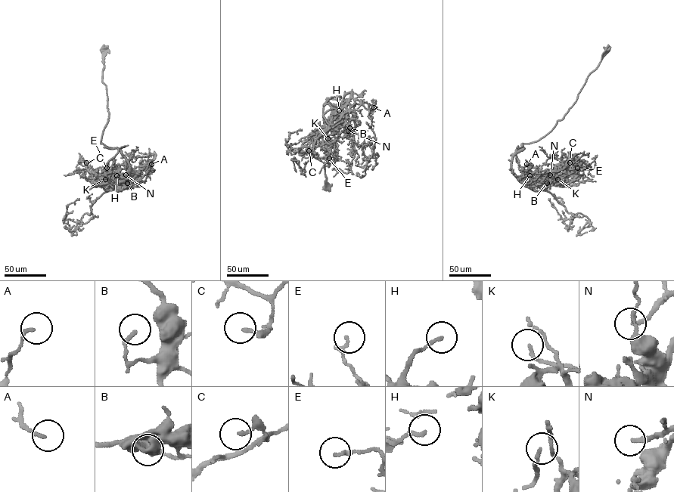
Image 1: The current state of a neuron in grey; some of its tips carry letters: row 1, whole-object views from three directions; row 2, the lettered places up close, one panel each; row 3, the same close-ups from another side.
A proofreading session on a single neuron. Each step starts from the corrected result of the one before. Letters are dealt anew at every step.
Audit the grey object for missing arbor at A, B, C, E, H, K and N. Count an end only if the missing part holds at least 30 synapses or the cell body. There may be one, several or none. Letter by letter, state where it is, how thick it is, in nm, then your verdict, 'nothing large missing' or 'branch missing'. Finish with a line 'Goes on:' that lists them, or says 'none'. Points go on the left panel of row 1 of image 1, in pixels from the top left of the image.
A: place (151, 164); calibre 150 nm; nothing large missing
B: place (127, 183); calibre 170 nm; nothing large missing
C: place (86, 162); calibre 150 nm; nothing large missing
E: place (107, 168); calibre 180 nm; branch missing
H: place (116, 175); calibre 160 nm; nothing large missing
K: place (105, 179); calibre 80 nm; nothing large missing
N: place (125, 174); calibre 200 nm; branch missing
Goes on: E, N

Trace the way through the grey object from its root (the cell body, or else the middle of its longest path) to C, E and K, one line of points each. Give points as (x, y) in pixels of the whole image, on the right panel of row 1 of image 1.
C: (607, 50), (563, 117), (538, 140), (522, 144), (511, 170), (524, 181), (541, 181), (555, 164), (569, 162)
E: (607, 50), (563, 117), (538, 140), (523, 143), (511, 162), (518, 178), (560, 187), (579, 174), (577, 168)
K: (607, 50), (563, 117), (538, 140), (523, 143), (512, 158), (511, 170), (518, 178), (547, 184), (557, 179)

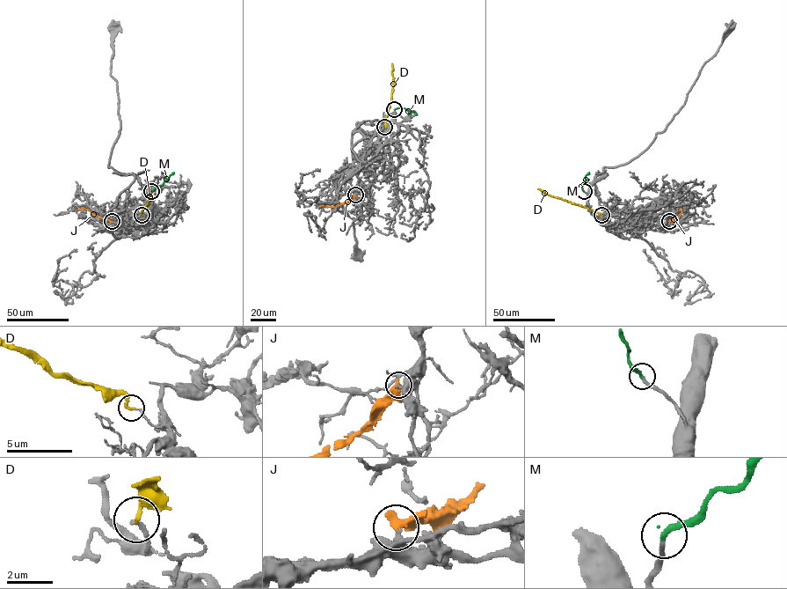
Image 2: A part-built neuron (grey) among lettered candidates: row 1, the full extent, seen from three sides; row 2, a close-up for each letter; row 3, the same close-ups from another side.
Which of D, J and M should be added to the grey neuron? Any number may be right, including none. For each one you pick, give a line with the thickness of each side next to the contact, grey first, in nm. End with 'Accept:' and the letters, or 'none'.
M: calibres 200 and 260 nm
Accept: M

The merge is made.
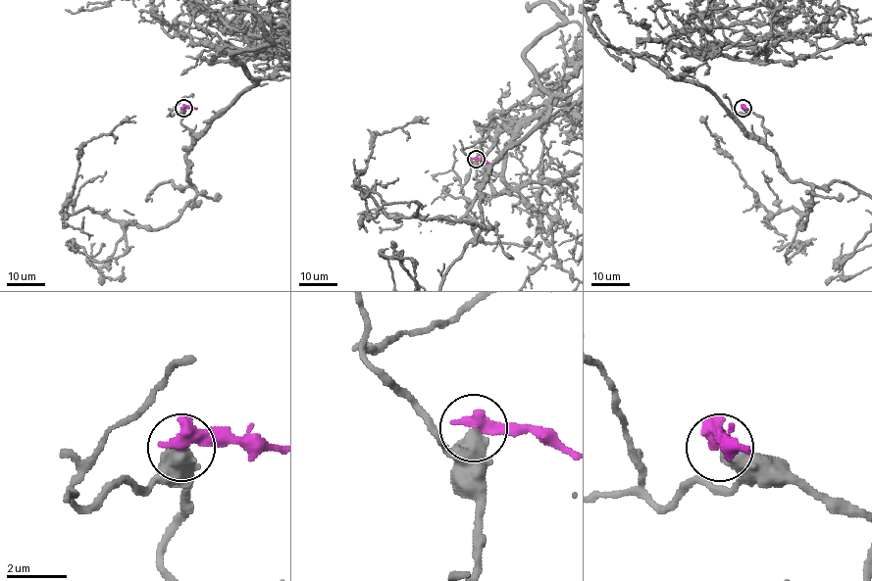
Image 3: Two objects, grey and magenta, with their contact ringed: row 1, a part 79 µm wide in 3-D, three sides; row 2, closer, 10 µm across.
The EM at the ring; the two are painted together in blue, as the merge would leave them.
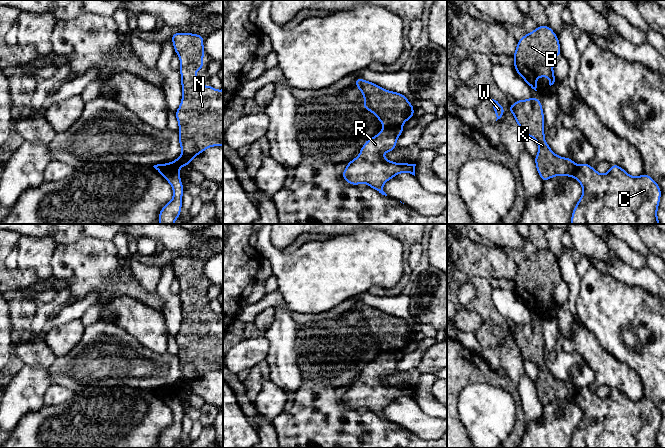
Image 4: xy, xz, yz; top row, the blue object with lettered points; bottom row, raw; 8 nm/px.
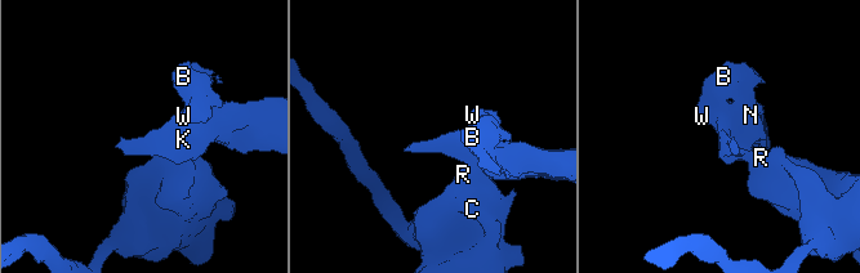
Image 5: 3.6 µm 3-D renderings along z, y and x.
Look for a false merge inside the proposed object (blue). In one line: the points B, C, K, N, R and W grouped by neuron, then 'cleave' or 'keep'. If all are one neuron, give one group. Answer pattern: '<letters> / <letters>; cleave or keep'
B K N W / C R; cleave

